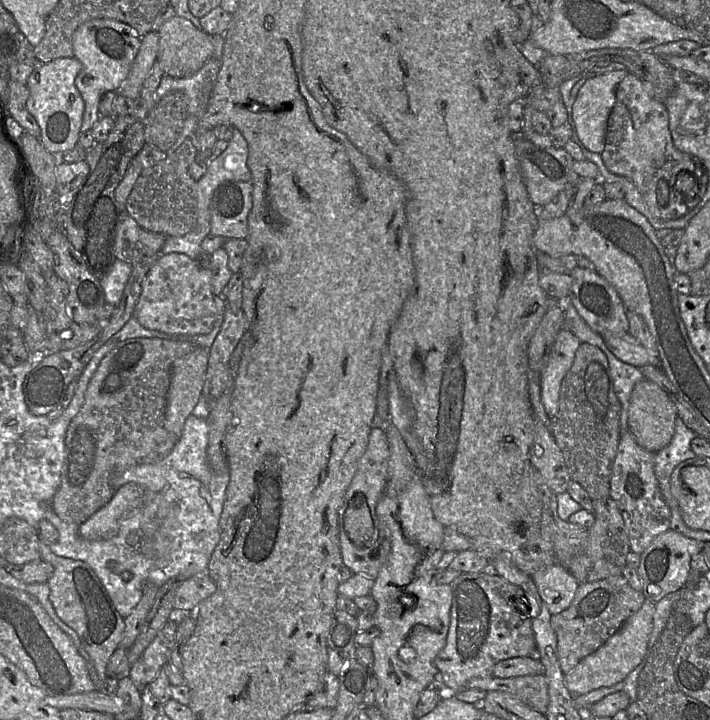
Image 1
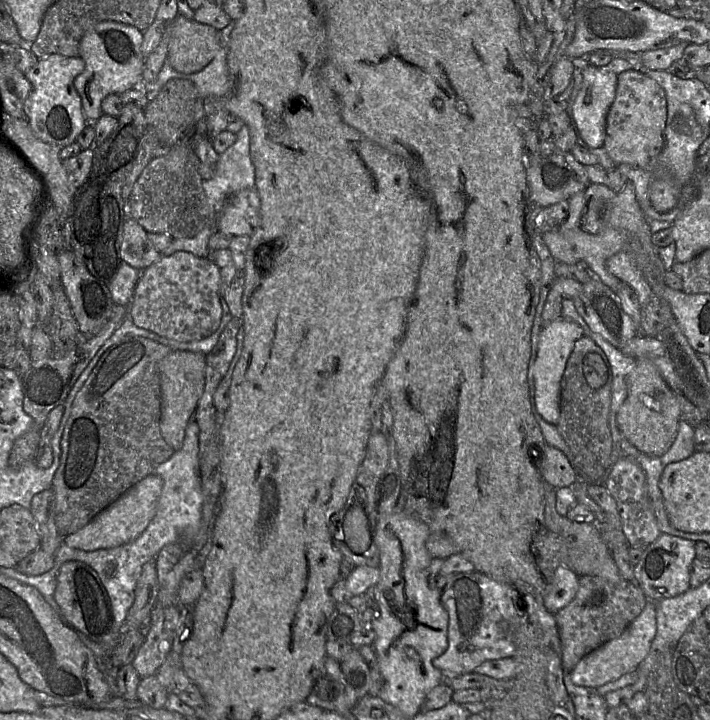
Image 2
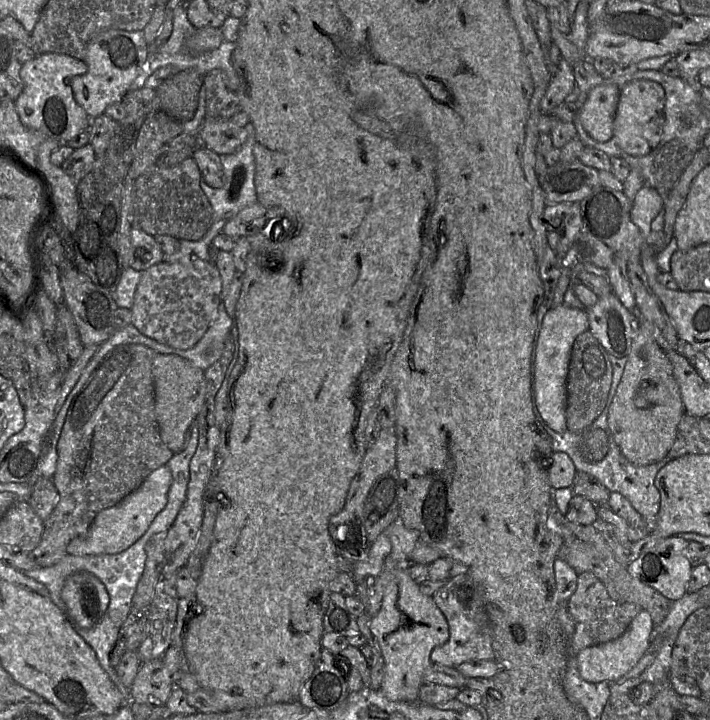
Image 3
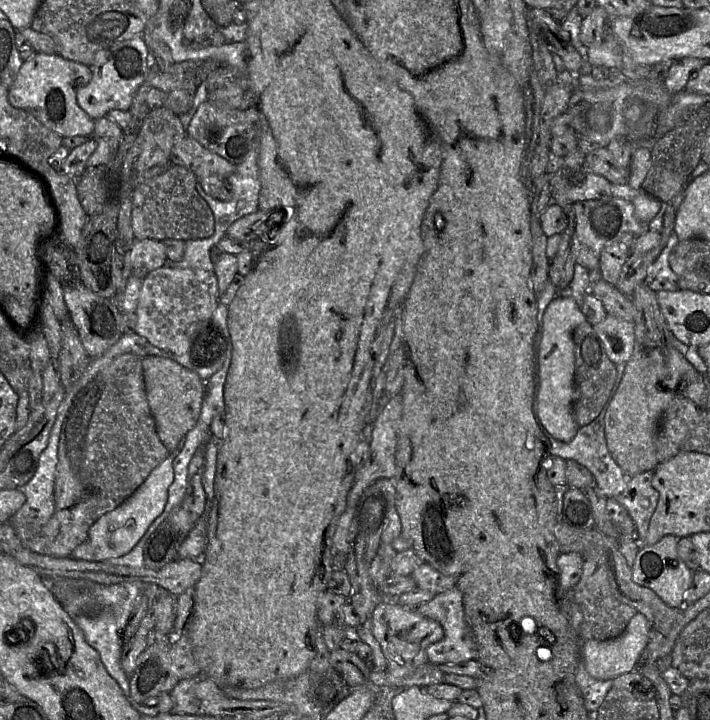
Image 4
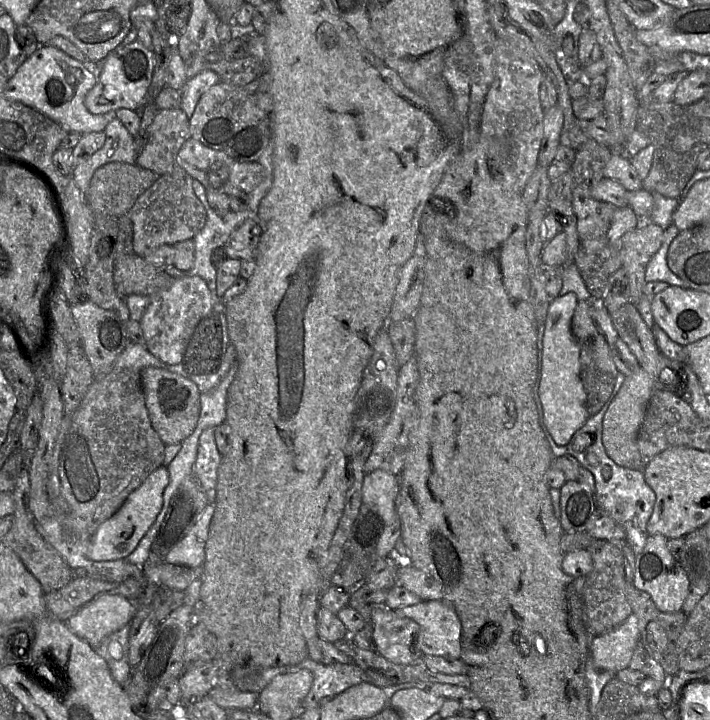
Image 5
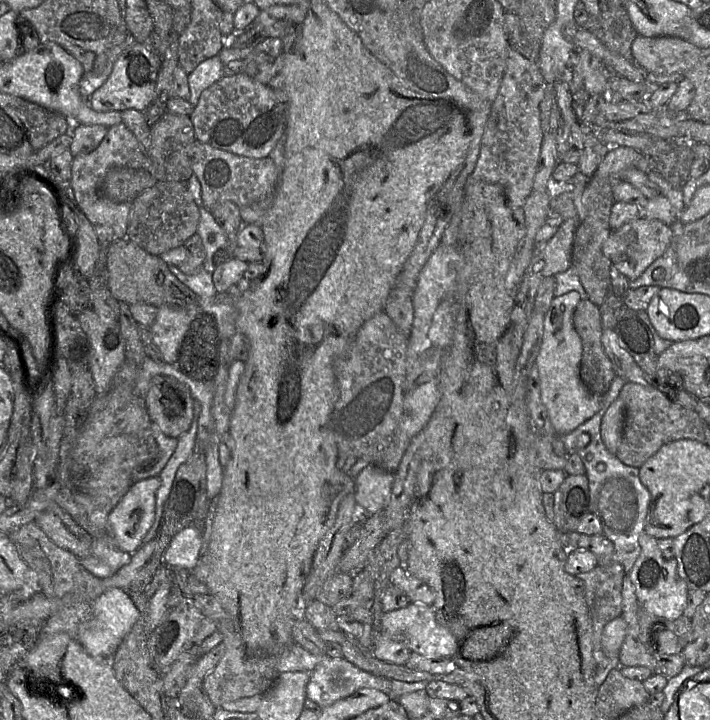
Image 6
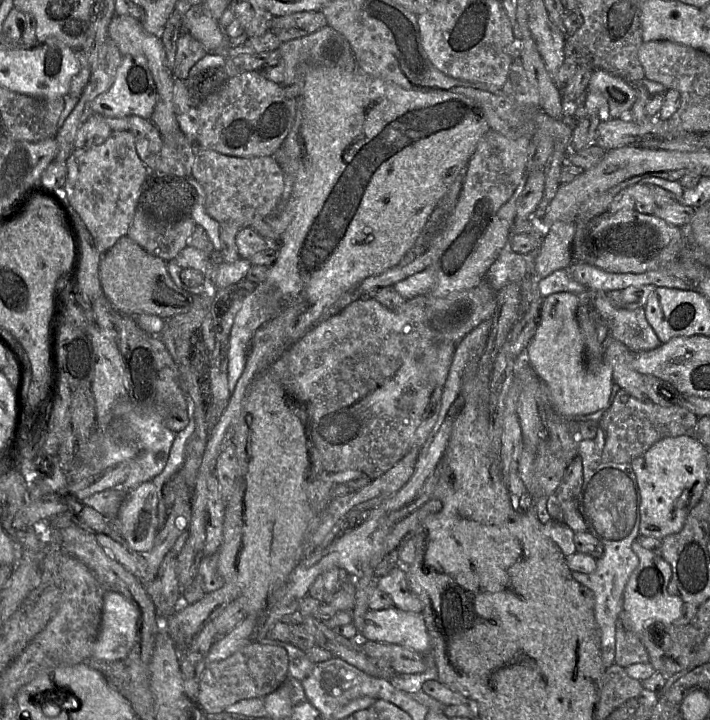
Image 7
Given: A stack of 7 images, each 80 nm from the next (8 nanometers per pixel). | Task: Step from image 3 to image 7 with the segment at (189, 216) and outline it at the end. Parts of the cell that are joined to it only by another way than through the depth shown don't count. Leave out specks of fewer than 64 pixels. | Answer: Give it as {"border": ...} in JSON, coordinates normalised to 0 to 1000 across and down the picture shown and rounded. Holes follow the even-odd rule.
{"border":[[[193,288],[179,326],[210,353],[237,364],[263,343],[263,335],[270,326],[275,314],[276,310],[268,299],[251,307],[232,308],[221,306],[201,290],[194,290]]]}

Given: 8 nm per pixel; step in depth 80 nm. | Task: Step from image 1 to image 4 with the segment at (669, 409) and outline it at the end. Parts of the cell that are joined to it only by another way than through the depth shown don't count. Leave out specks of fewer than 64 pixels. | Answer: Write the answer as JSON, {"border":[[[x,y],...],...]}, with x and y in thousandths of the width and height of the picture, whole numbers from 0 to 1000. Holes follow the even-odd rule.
{"border":[[[900,394],[889,418],[894,428],[893,483],[889,497],[882,503],[880,514],[870,540],[863,550],[851,578],[851,597],[856,625],[872,649],[894,660],[907,654],[921,653],[927,638],[923,622],[923,604],[931,576],[951,549],[959,549],[956,533],[961,525],[941,492],[937,474],[937,449],[928,424],[924,422],[924,406],[915,404],[908,394]]]}

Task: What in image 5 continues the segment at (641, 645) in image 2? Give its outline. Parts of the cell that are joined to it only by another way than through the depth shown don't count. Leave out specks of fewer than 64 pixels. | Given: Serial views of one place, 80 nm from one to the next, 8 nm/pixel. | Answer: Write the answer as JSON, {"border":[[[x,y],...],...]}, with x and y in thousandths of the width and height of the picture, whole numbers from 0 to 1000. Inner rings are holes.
{"border":[[[889,851],[876,867],[862,876],[834,883],[830,908],[844,931],[869,935],[886,928],[892,906],[900,892],[899,858]]]}

